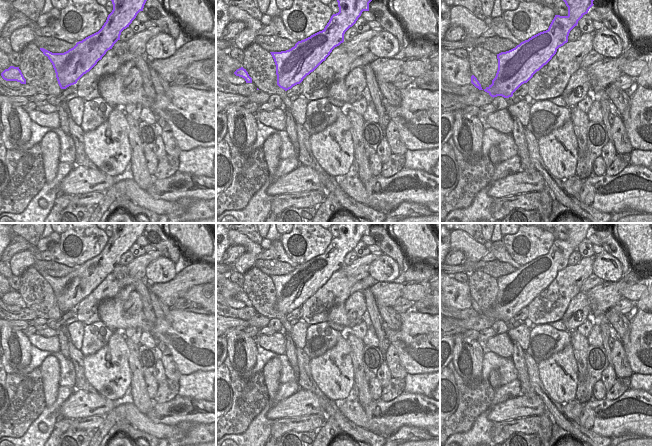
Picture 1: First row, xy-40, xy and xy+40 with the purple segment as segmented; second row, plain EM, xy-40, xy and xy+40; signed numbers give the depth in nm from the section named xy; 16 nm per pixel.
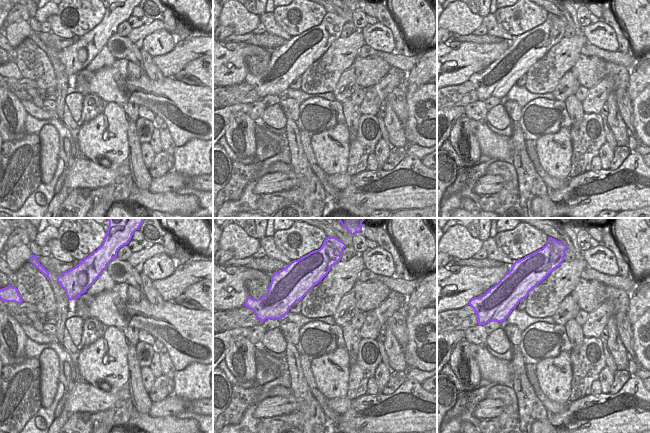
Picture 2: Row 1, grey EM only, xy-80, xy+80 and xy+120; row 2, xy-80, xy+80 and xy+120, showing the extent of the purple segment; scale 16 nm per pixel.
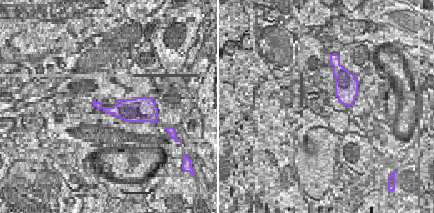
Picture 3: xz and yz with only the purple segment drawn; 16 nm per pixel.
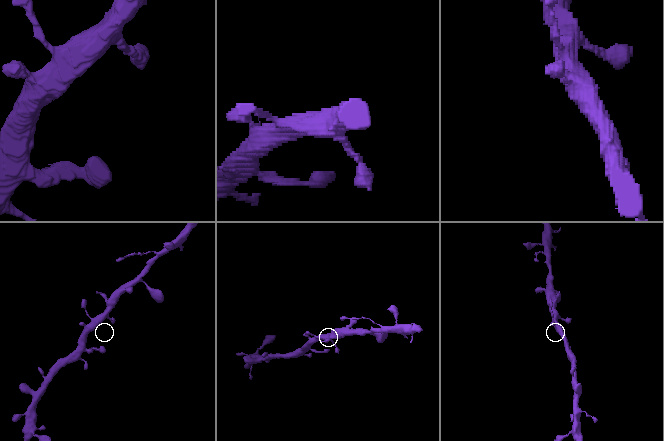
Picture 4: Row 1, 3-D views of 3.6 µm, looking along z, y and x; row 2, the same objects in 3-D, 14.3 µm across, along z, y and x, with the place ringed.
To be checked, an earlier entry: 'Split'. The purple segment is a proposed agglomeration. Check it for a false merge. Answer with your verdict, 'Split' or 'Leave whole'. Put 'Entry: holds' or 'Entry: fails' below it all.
Leave whole.
Entry: fails

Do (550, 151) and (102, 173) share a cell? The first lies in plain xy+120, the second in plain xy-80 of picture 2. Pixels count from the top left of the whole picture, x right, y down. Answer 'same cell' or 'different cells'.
different cells

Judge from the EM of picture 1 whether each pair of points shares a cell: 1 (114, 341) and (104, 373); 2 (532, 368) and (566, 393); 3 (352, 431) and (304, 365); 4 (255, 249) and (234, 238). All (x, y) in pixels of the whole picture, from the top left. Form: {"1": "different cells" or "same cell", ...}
{"1": "same cell", "2": "different cells", "3": "same cell", "4": "same cell"}

